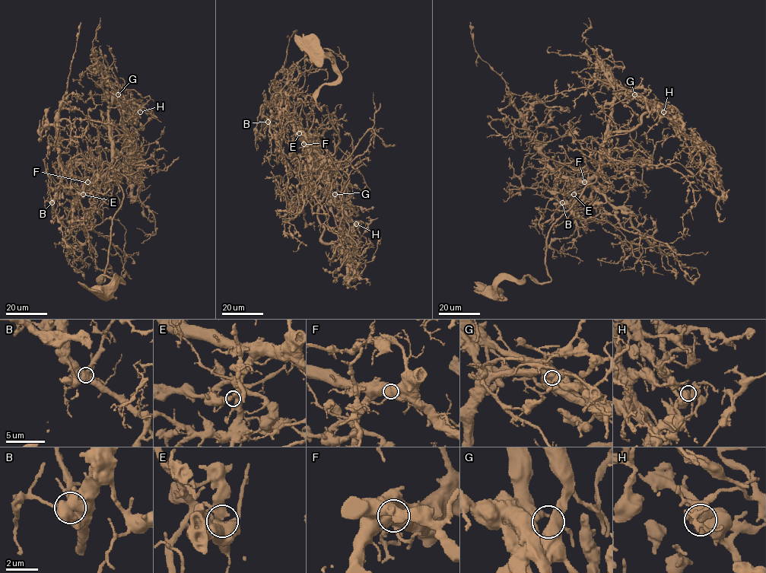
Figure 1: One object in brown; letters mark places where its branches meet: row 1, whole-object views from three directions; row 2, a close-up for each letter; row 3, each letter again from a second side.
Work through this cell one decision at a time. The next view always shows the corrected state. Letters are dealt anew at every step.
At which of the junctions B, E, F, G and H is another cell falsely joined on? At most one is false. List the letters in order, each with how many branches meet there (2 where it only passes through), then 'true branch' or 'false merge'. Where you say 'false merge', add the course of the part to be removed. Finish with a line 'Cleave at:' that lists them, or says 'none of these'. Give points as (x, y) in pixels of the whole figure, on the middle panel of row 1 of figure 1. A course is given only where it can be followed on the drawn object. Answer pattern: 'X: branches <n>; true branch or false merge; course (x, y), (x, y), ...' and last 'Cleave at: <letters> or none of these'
B: branches 3; true branch
E: branches 3; true branch
F: branches 3; true branch
G: branches 3; true branch
H: branches 3; true branch
Cleave at: none of these

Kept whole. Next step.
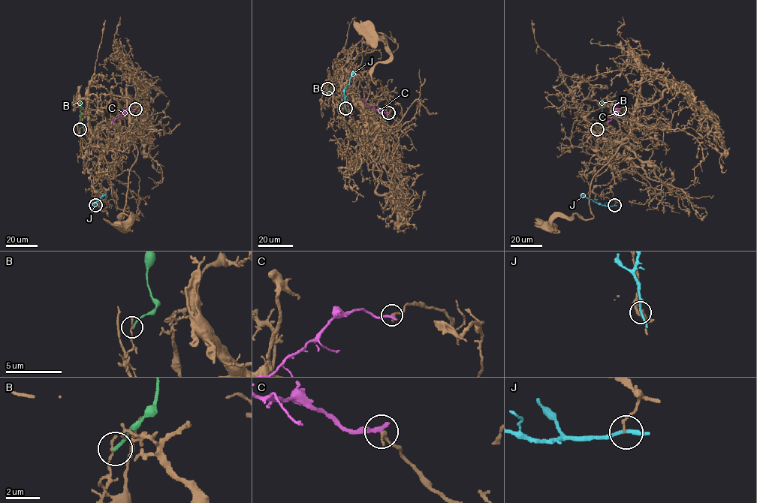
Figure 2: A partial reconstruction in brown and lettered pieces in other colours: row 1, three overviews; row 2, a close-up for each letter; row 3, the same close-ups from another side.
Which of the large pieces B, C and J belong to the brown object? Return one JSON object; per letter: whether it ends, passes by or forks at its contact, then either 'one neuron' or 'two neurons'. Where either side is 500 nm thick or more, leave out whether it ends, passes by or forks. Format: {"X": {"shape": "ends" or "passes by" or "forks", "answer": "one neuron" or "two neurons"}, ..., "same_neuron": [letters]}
{"B": {"shape": "ends", "answer": "two neurons"}, "C": {"shape": "ends", "answer": "two neurons"}, "J": {"shape": "passes by", "answer": "two neurons"}, "same_neuron": []}

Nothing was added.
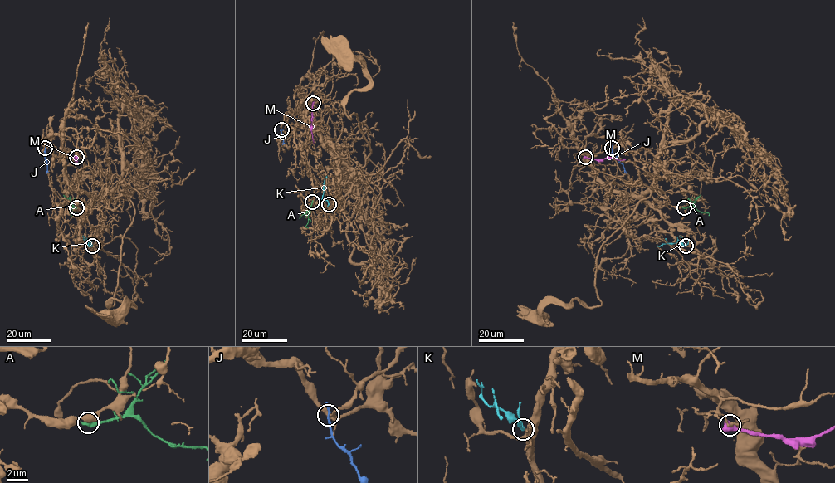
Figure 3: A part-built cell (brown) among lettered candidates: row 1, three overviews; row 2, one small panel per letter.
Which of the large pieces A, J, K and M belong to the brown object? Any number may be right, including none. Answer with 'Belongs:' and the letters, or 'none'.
Belongs: K

